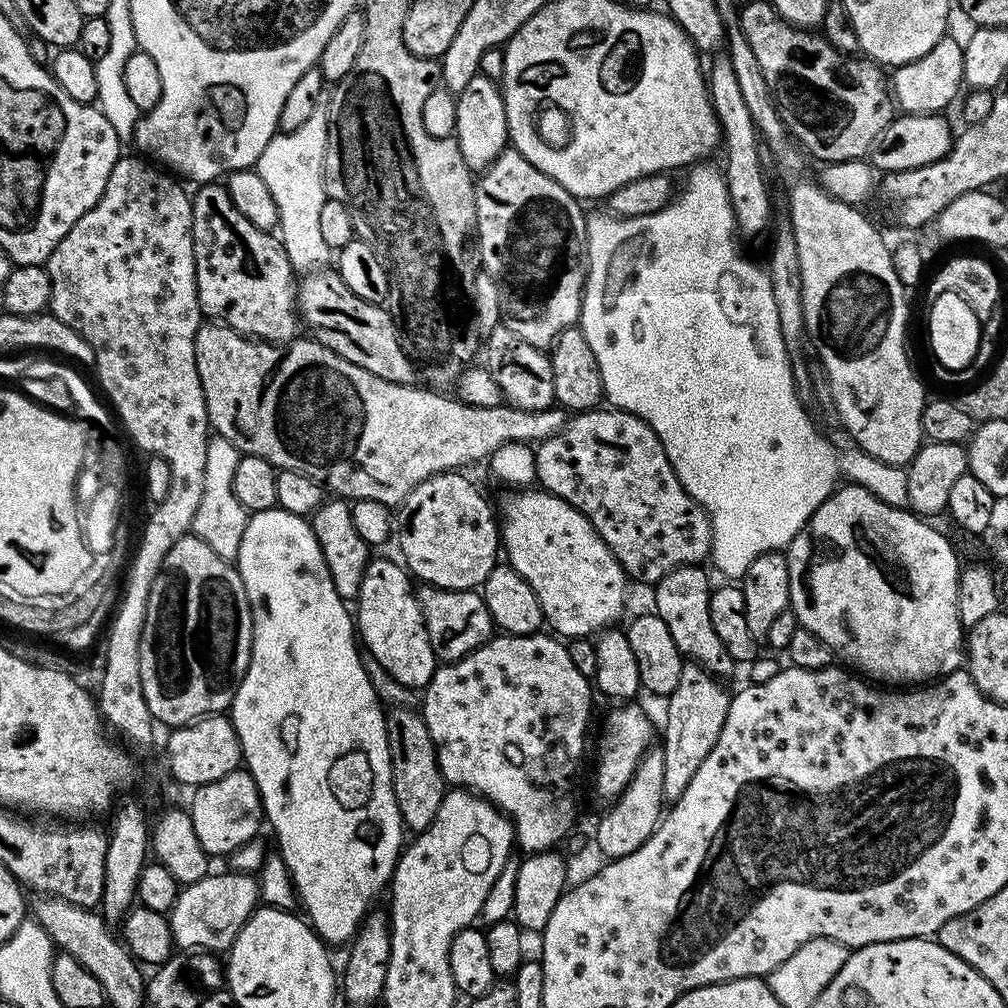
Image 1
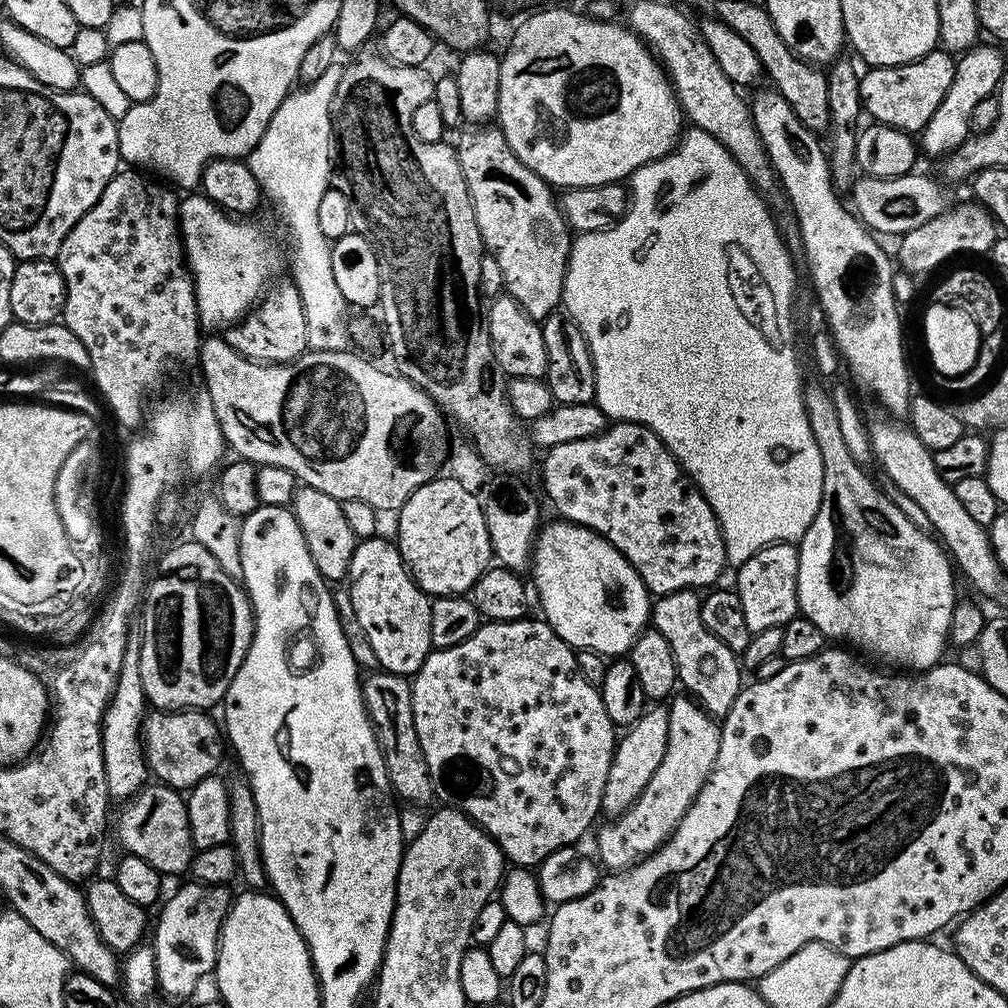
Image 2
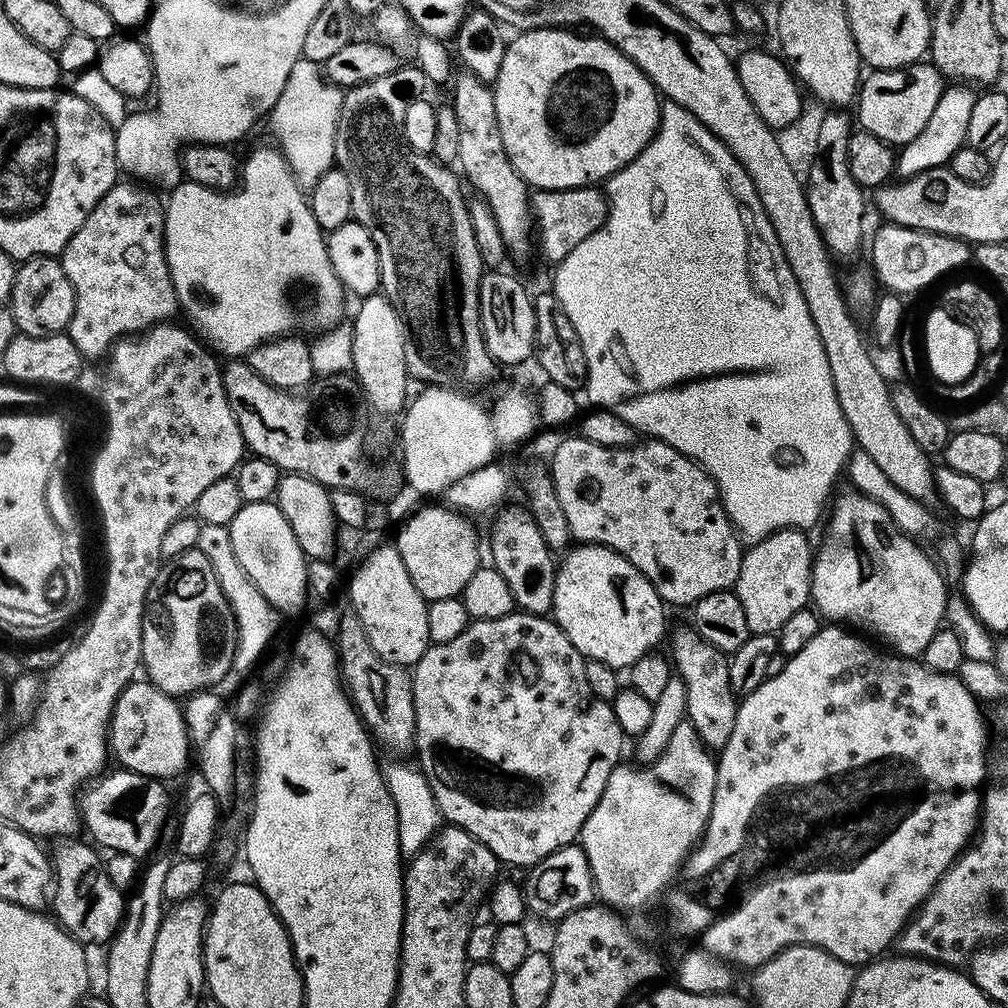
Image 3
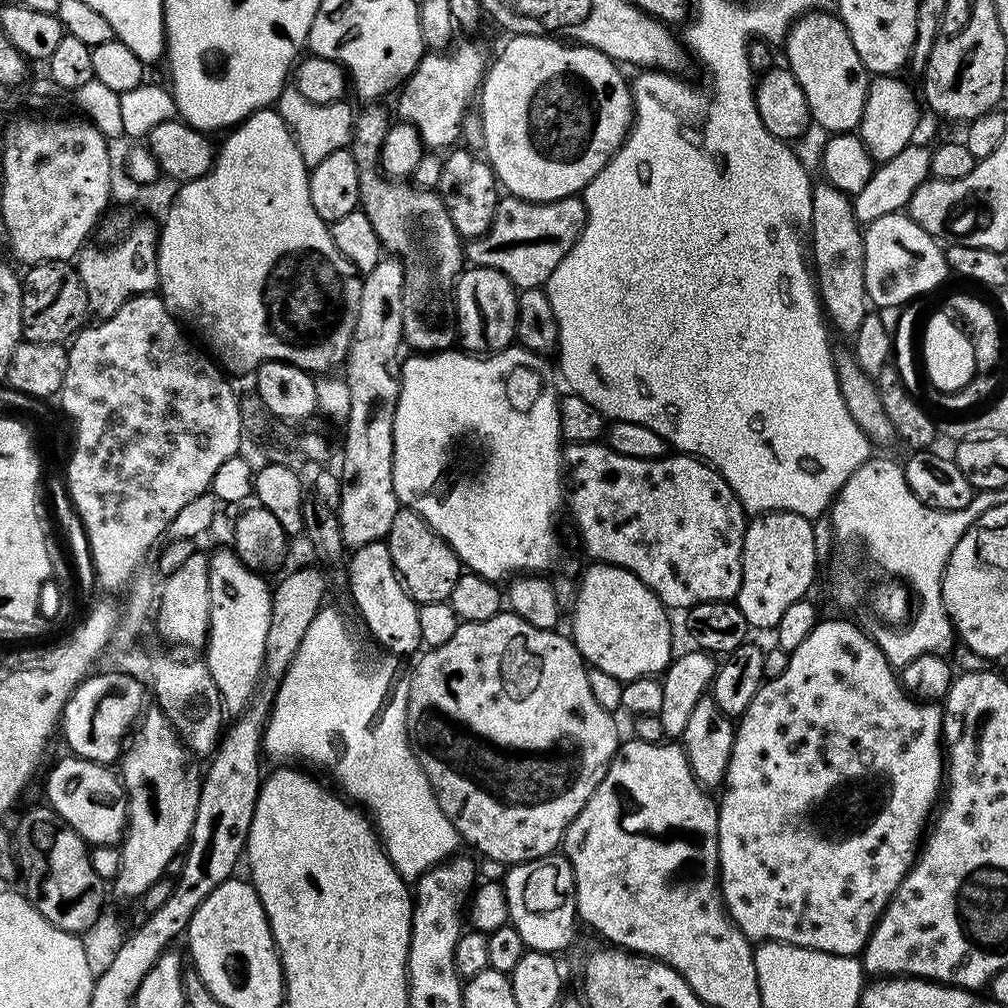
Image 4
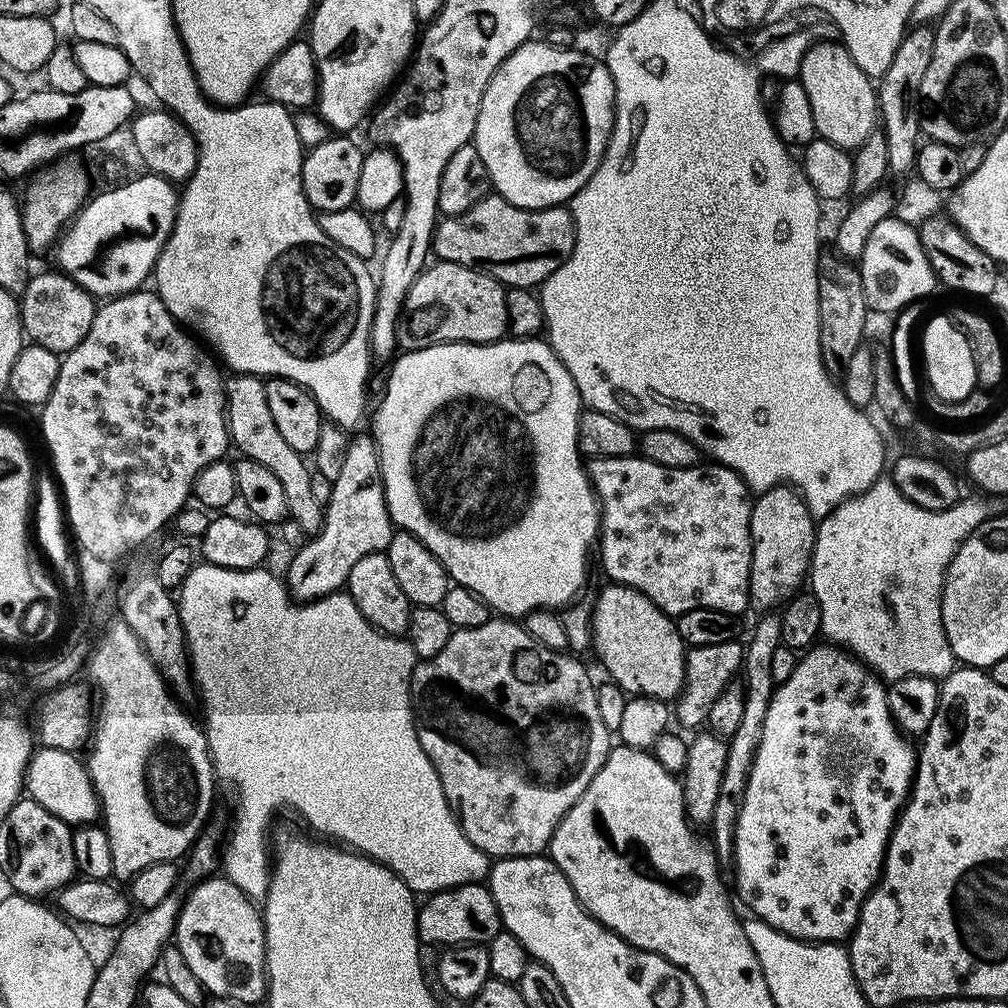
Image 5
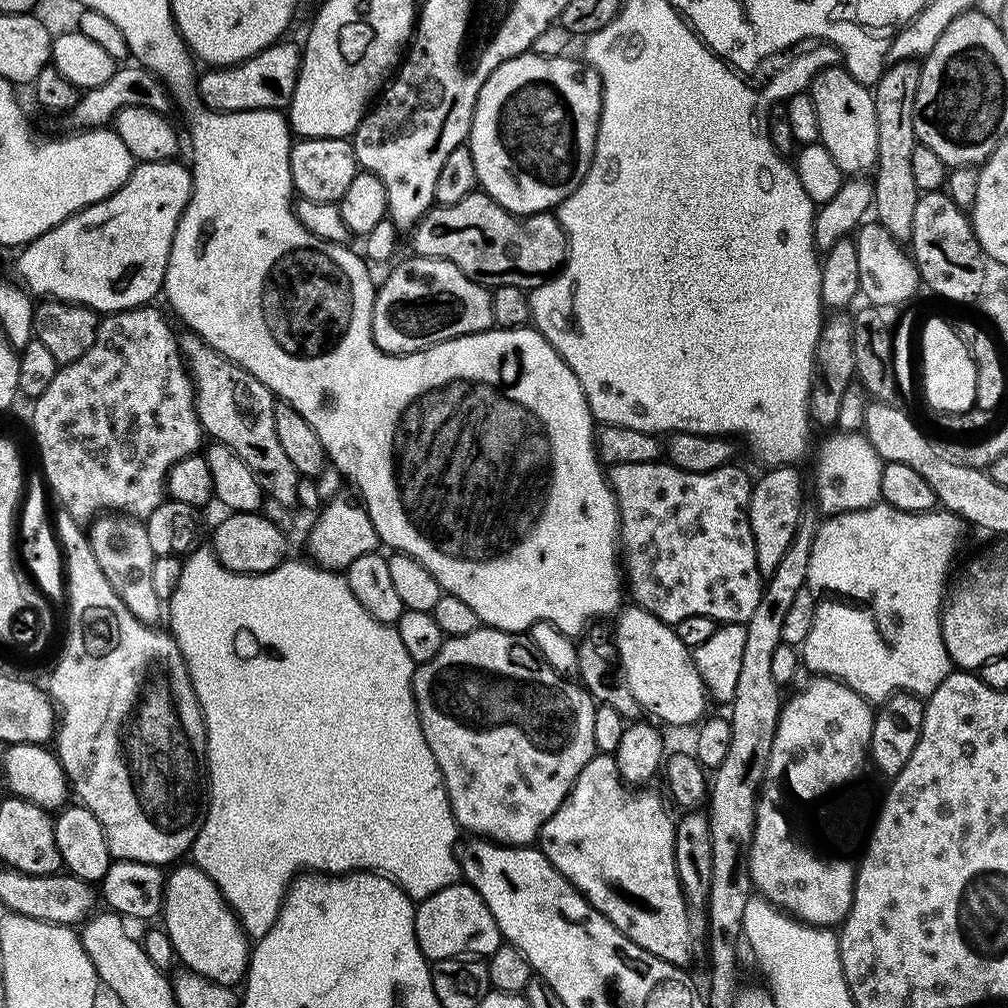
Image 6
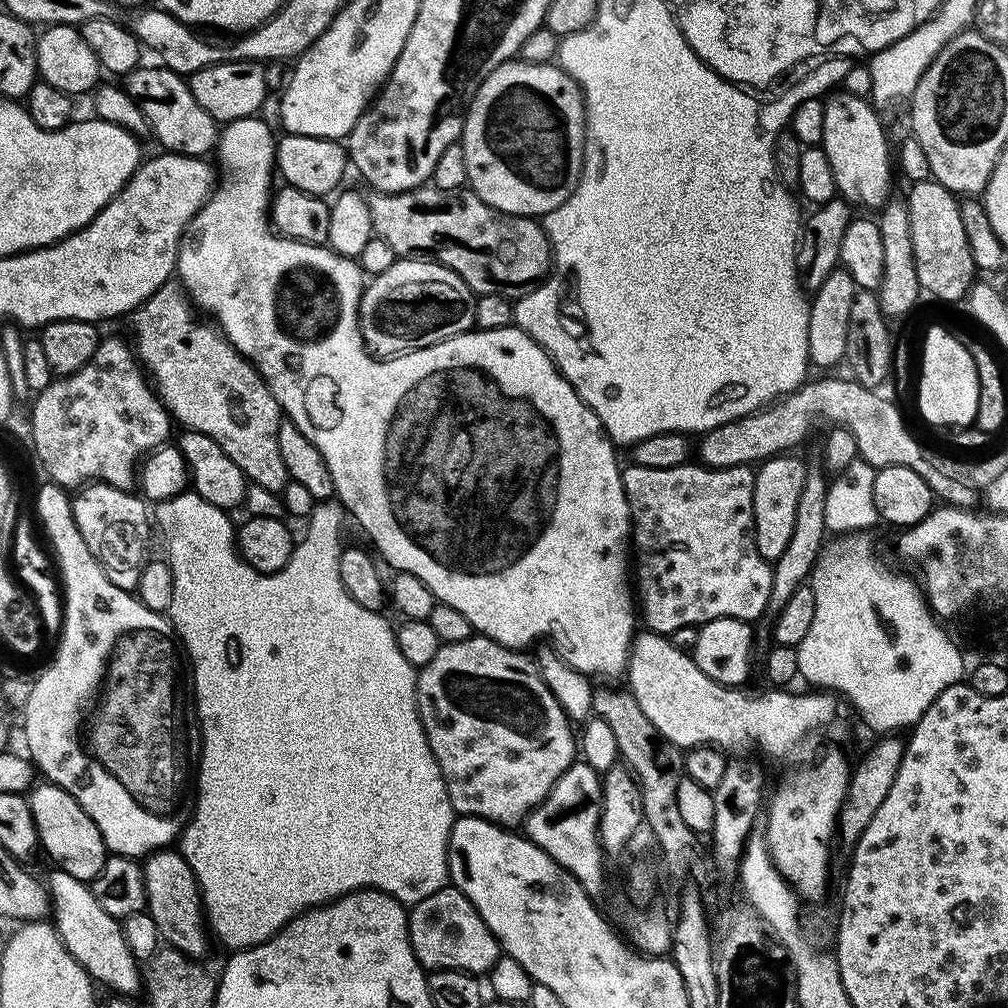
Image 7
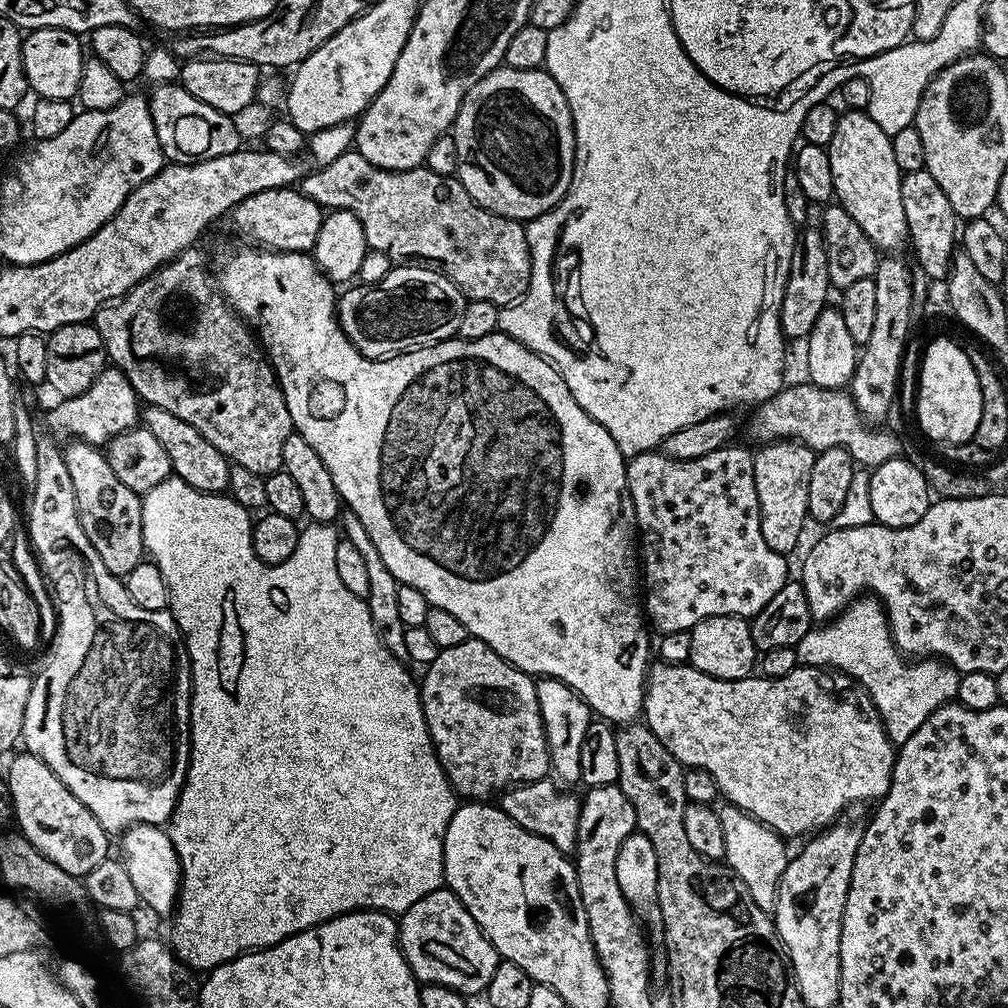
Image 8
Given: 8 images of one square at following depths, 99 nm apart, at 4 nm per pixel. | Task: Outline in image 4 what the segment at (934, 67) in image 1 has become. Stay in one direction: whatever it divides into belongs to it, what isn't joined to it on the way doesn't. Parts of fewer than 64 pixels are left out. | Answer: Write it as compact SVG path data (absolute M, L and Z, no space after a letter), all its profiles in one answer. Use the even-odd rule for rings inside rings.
M880 74L868 85L866 106L862 110L858 135L876 162L894 158L894 154L902 154L902 150L913 143L912 135L920 124L922 104L918 99L917 89L915 92L900 78L896 74Z

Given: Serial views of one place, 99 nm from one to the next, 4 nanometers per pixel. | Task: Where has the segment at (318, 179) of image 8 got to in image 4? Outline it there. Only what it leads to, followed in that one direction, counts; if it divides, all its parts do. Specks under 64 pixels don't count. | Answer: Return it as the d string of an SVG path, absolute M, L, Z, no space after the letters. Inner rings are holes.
M505 195L499 201L490 230L476 240L467 241L467 263L498 270L520 290L544 288L558 262L562 262L578 242L587 221L588 211L579 195L541 201Z

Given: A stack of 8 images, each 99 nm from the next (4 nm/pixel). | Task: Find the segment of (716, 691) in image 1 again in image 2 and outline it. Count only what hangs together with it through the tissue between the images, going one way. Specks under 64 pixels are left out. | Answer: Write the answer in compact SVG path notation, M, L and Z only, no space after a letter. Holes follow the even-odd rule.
M677 695L675 700L676 704L667 705L670 738L662 766L654 770L654 778L646 782L646 790L642 790L639 798L621 816L615 817L614 822L608 822L596 836L596 848L600 851L599 863L603 867L605 864L608 870L627 870L645 856L657 852L670 839L672 832L682 822L686 810L690 810L695 802L696 795L704 789L718 758L720 724L717 717L709 714L687 695Z

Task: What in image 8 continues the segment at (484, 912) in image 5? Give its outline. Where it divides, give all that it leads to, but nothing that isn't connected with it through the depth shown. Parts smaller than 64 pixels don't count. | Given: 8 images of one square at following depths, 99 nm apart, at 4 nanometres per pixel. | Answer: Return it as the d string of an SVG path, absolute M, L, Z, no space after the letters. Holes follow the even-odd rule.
M444 886L426 894L426 898L418 898L414 906L402 913L398 920L398 943L417 981L441 984L464 993L465 997L487 989L502 959L465 904Z

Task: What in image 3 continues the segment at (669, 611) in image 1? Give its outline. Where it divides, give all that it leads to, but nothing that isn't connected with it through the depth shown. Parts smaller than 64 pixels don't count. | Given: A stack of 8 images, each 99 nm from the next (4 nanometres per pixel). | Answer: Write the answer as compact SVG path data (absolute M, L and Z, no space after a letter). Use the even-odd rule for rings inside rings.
M690 626L680 628L672 636L670 660L675 675L686 686L686 723L694 726L698 738L709 750L719 750L730 742L738 697L730 690L729 657L722 650L710 646Z

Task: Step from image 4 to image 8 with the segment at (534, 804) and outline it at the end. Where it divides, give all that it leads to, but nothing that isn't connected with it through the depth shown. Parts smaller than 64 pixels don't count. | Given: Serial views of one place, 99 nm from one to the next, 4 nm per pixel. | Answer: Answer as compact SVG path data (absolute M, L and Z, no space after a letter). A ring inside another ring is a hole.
M469 638L466 642L462 642L462 646L442 648L438 658L434 658L434 662L427 665L423 672L424 681L421 679L418 684L420 689L420 705L424 711L428 732L432 735L436 756L440 759L440 765L444 768L444 774L448 777L448 783L451 784L452 791L457 797L467 798L472 802L480 802L485 798L495 797L497 794L517 784L529 784L535 780L543 780L549 775L548 742L544 733L544 723L540 713L538 694L536 693L536 680L529 676L527 672L516 668L510 662L506 662L490 645L483 644L482 641L475 638Z

